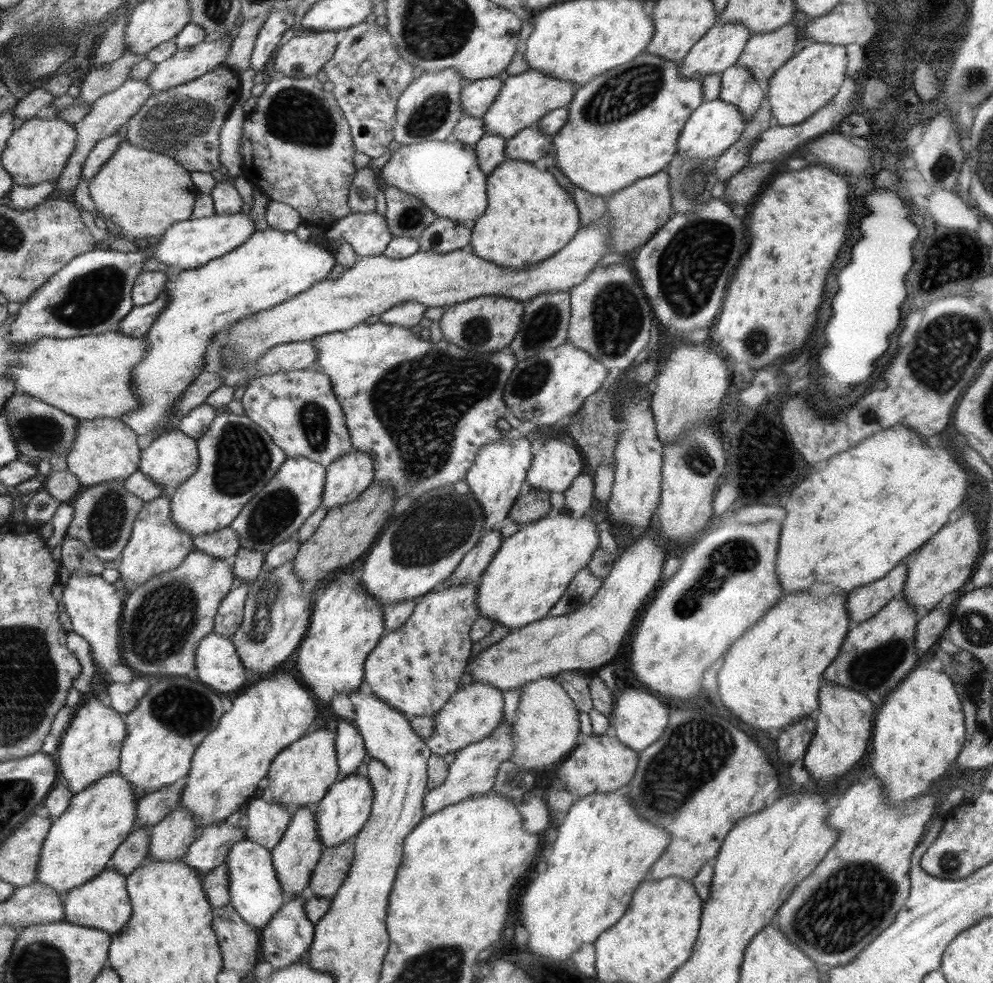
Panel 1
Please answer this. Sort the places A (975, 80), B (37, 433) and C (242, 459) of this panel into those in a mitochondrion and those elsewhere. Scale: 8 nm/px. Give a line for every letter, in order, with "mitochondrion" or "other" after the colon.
A: mitochondrion
B: mitochondrion
C: mitochondrion

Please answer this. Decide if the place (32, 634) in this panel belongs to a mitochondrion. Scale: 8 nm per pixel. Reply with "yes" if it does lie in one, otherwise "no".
yes

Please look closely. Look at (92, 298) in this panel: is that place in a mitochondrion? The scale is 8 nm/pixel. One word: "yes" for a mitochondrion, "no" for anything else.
yes

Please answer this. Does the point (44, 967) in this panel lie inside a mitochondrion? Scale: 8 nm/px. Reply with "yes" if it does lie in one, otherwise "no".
yes

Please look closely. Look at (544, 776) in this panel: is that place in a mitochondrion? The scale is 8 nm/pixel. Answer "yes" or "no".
no

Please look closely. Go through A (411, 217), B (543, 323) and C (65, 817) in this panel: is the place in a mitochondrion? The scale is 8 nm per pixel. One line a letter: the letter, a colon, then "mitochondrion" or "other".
A: mitochondrion
B: mitochondrion
C: other

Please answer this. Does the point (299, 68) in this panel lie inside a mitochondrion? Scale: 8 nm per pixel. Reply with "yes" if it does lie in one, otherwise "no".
yes

